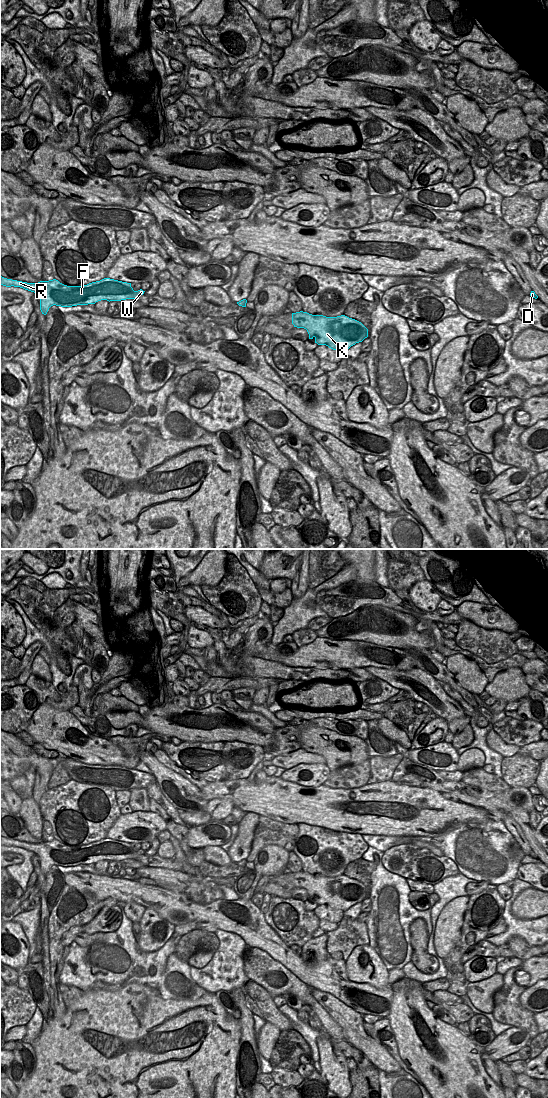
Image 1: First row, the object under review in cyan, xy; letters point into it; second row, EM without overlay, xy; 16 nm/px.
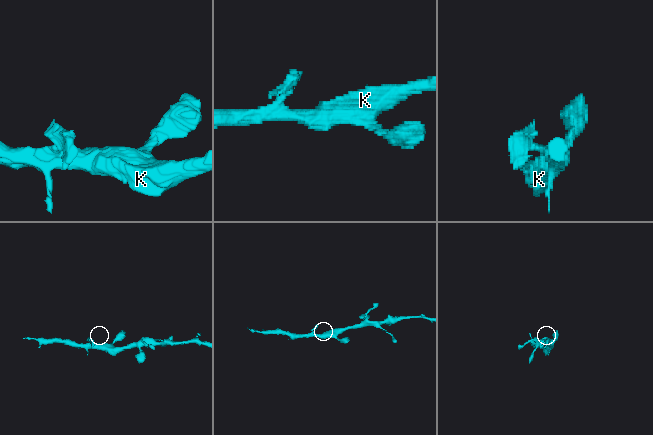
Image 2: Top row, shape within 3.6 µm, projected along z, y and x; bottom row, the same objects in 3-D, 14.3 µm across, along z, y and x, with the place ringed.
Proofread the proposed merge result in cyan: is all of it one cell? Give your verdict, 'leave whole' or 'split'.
leave whole

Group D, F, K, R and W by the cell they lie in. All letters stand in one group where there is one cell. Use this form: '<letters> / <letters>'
D F K R W

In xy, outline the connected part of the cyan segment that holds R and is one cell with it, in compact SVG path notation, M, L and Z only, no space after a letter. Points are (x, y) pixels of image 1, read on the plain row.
M0 836L0 845L6 847L20 847L34 852L40 858L40 870L46 875L53 865L72 867L77 865L95 864L101 860L121 861L136 859L143 855L142 849L134 851L131 843L122 842L110 838L92 842L81 846L67 846L53 839L38 843L27 843Z

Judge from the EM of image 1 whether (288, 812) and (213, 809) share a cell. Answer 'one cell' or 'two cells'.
two cells

